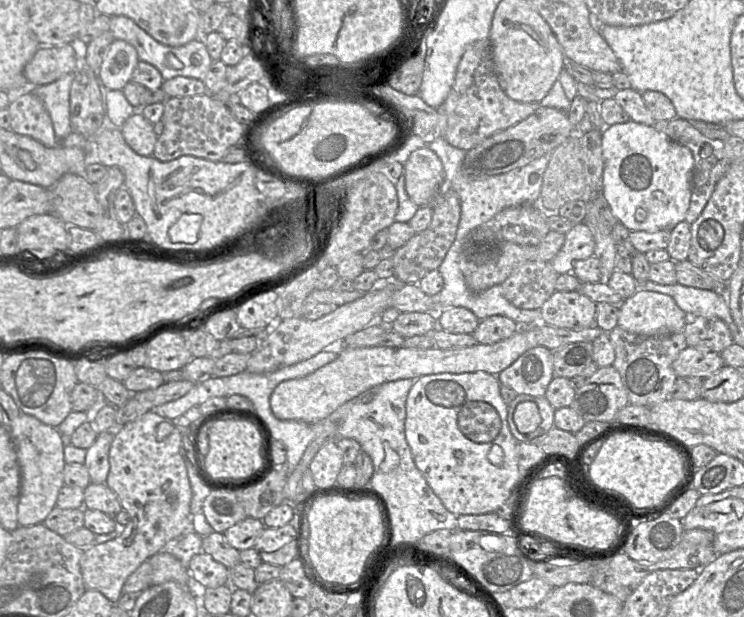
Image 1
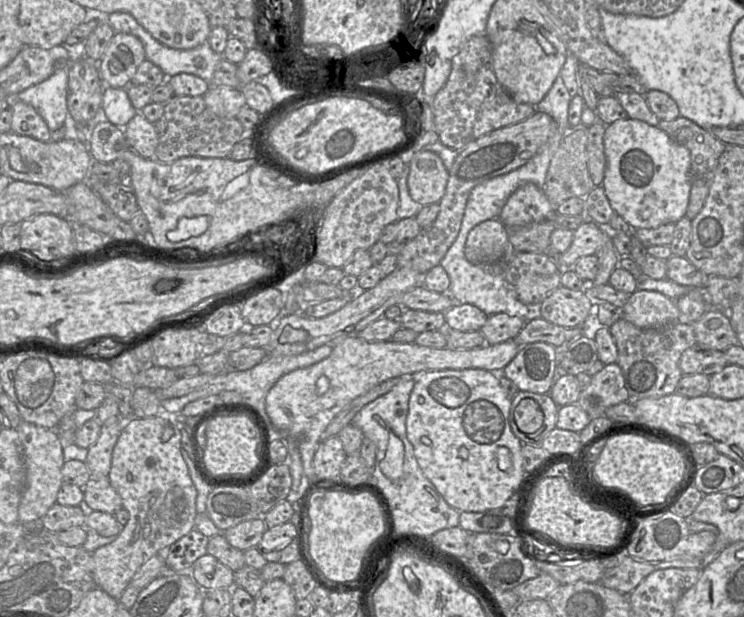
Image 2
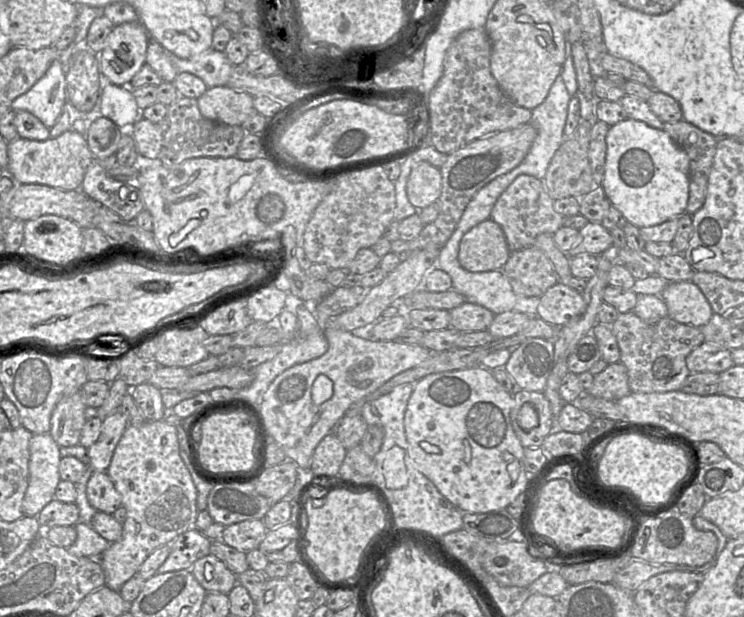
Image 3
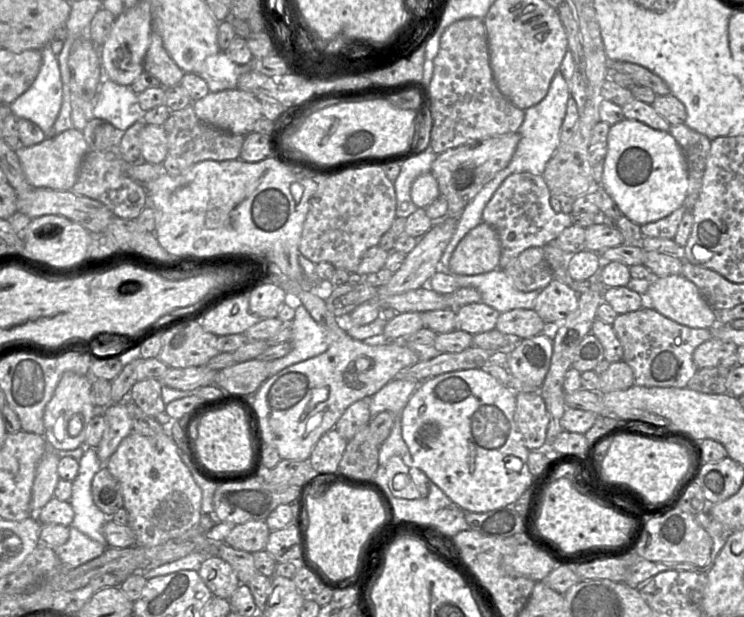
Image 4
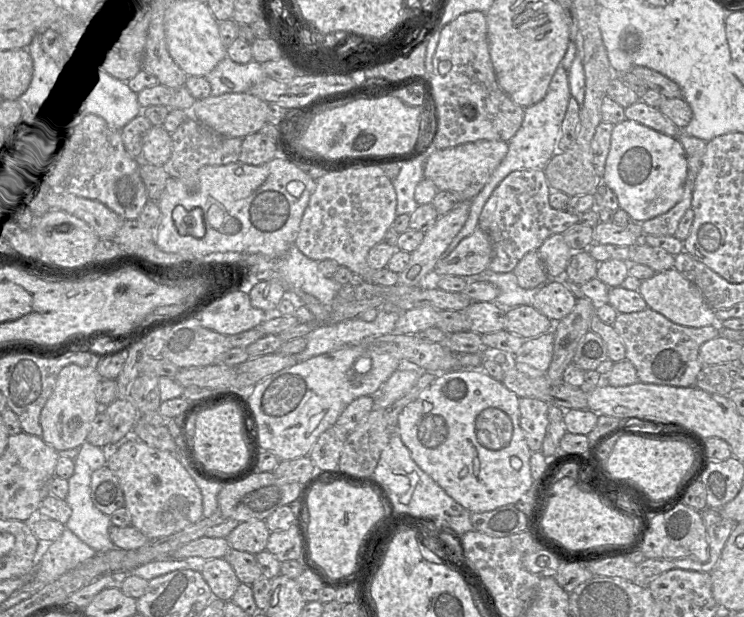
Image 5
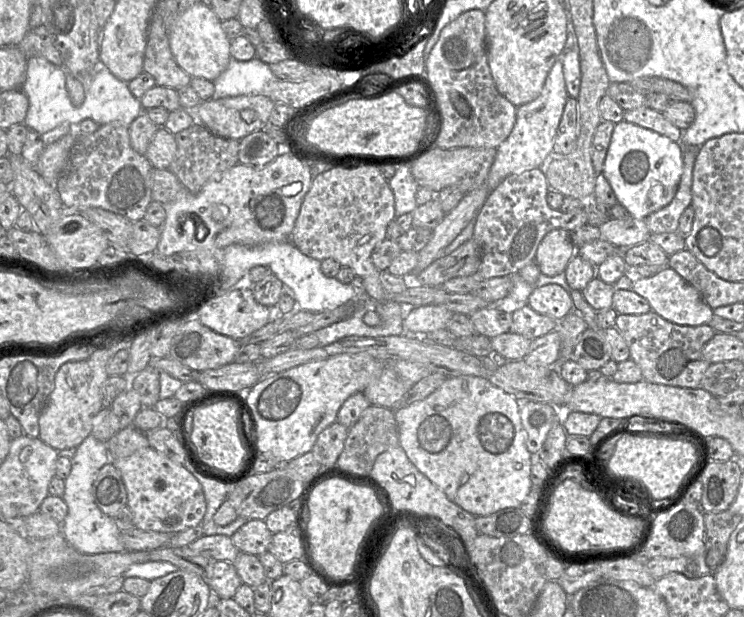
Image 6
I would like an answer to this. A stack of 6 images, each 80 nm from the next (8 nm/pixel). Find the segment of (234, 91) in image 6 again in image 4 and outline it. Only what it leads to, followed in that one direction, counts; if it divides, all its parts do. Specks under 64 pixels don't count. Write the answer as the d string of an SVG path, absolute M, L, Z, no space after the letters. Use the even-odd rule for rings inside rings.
M225 51L209 56L199 70L210 92L236 89L239 77L250 70L249 65L239 65L226 55Z

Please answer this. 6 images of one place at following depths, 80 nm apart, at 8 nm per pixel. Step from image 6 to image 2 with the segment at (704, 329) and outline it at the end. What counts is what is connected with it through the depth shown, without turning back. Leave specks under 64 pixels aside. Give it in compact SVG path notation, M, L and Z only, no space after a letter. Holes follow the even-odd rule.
M624 318L617 320L610 328L615 341L617 365L622 371L629 401L635 403L644 398L659 398L675 392L683 374L679 368L682 353L696 345L692 324L679 320L652 328L639 328Z

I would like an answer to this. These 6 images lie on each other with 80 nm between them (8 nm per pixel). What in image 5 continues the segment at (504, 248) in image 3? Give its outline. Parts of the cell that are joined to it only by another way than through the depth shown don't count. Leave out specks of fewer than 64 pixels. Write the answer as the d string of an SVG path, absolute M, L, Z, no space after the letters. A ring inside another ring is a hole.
M479 227L464 238L451 254L441 258L434 270L434 277L470 277L486 271L492 260L492 243Z

